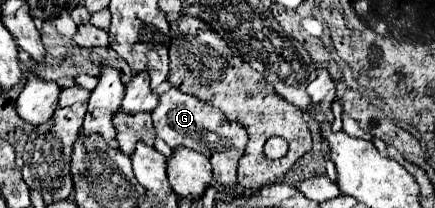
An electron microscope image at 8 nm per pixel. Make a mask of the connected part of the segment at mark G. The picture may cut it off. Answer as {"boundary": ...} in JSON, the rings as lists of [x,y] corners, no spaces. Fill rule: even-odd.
{"boundary":[[[170,87],[166,93],[160,95],[160,101],[156,109],[152,111],[156,137],[164,139],[172,149],[184,145],[188,149],[194,149],[208,157],[212,163],[212,175],[222,185],[236,185],[236,169],[238,159],[242,157],[246,145],[248,145],[248,133],[242,125],[236,121],[228,121],[220,109],[214,109],[200,99],[182,93],[176,87]]]}

